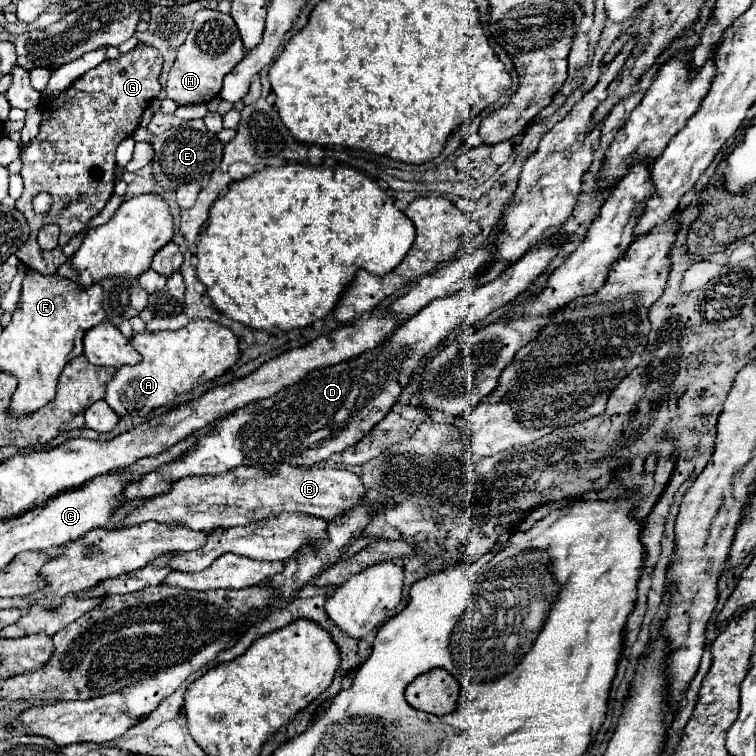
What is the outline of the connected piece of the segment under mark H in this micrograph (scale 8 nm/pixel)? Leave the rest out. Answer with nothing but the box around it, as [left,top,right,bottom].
[165,10,245,106]

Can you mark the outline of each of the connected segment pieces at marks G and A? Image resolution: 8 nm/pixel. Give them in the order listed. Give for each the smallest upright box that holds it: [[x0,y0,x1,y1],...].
[[15,44,163,274],[105,320,239,416]]

